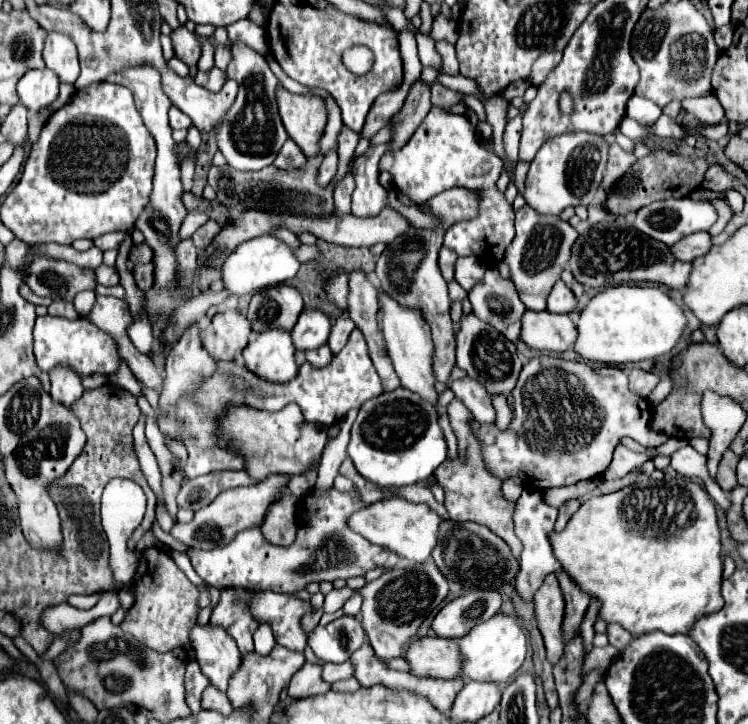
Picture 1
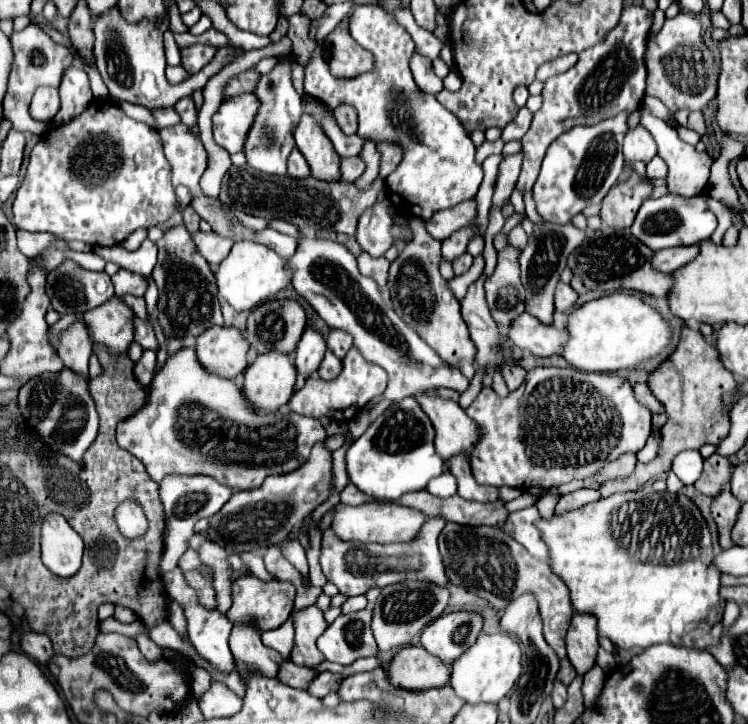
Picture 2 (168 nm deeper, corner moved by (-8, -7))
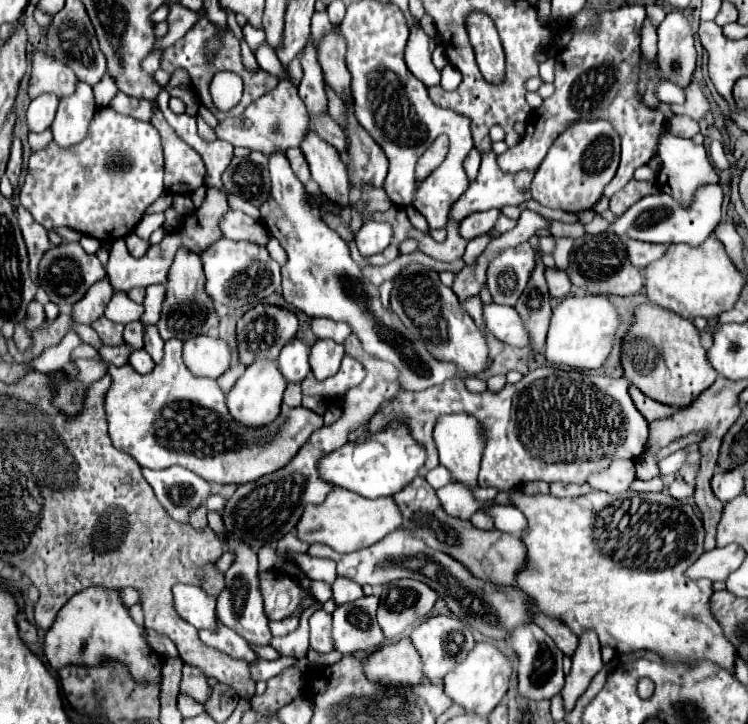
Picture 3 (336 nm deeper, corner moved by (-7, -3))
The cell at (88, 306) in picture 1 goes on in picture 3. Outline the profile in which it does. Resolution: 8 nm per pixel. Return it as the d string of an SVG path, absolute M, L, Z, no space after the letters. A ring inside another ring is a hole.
M114 293L114 297L110 299L110 303L106 305L106 311L104 315L114 321L114 323L132 323L132 321L138 321L140 315L142 315L142 305L134 303L128 295L124 293Z

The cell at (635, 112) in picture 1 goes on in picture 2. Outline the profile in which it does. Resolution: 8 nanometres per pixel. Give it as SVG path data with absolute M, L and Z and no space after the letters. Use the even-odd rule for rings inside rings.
M641 107L641 121L639 121L655 139L659 151L657 155L667 163L669 167L669 175L667 175L667 189L671 193L679 193L679 195L685 195L685 197L695 197L697 193L701 193L705 187L707 187L707 181L709 181L709 169L711 169L711 163L713 159L707 155L707 153L699 153L693 145L687 145L685 141L679 139L677 131L673 127L669 127L663 119L655 117L647 107Z

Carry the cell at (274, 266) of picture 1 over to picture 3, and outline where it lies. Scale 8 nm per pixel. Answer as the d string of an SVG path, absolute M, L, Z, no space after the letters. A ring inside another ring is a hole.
M218 239L210 243L200 253L204 275L206 275L206 293L214 303L222 303L232 309L252 307L252 301L262 301L272 293L280 291L280 265L268 255L266 247L248 243L248 241L232 241Z

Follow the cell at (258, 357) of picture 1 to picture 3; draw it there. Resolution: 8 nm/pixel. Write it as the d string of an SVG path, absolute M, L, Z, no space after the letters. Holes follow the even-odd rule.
M256 361L250 367L246 367L244 375L236 381L236 385L230 389L230 393L226 395L226 405L230 415L244 427L264 427L270 425L278 413L280 413L280 401L282 401L282 393L286 389L286 381L280 375L278 367L274 361Z

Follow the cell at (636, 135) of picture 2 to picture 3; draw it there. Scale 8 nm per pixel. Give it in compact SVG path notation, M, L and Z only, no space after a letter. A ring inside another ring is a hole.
M642 5L620 7L598 15L594 29L584 29L573 35L562 53L556 57L556 91L550 99L544 99L542 107L534 109L530 121L526 121L524 137L506 153L496 157L496 163L506 173L520 169L536 169L554 139L576 121L606 119L618 131L621 153L616 179L608 183L604 195L610 199L620 191L640 165L646 165L658 151L658 141L664 133L664 115L658 109L648 107L638 93L640 81L640 31L646 19ZM620 37L620 43L616 39Z

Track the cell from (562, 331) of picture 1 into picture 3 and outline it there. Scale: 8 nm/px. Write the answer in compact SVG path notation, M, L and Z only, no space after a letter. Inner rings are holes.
M482 303L482 315L486 329L496 339L514 347L528 347L528 333L520 325L520 315L516 315L514 307Z

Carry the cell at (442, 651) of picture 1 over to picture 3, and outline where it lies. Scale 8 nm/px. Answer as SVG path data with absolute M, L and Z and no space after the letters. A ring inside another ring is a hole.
M408 637L382 645L368 655L364 663L364 675L372 683L392 687L418 685L424 679L420 673L420 655L416 655L416 649Z

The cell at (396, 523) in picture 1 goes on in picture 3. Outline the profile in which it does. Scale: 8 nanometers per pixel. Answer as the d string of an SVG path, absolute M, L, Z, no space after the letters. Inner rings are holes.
M334 487L328 497L320 505L308 505L296 523L296 535L300 541L306 543L324 543L340 553L358 551L364 547L370 547L372 543L378 543L388 533L396 531L402 523L400 509L396 507L394 499L380 497L380 499L364 499L360 495L354 495L348 489Z

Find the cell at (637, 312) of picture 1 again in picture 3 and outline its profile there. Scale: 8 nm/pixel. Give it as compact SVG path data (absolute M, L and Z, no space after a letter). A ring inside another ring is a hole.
M568 295L552 311L550 331L546 337L546 361L552 365L568 365L574 369L598 369L610 349L616 333L618 315L608 297L602 295Z

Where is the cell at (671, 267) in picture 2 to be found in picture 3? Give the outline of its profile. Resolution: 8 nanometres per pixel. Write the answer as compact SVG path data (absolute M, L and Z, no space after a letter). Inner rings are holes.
M628 239L626 241L626 253L628 253L628 259L634 267L642 269L646 267L648 263L660 259L660 255L664 255L666 247L664 245L656 245L656 243L644 243L644 241L634 241L634 239Z

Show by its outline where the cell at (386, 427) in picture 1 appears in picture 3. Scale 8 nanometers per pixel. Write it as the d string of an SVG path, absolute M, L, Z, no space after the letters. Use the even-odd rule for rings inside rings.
M398 421L388 425L388 429L384 431L370 435L364 443L348 441L344 447L326 453L318 461L318 473L330 485L344 487L368 499L376 499L390 497L396 491L404 489L416 477L418 469L424 465L424 459L424 447L420 447L420 443L412 439L408 425Z

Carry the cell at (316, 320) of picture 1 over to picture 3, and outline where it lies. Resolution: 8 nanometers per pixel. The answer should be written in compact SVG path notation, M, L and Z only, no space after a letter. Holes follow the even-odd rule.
M298 339L284 345L284 349L278 357L278 371L282 373L282 377L288 383L302 383L304 381L304 377L310 371L308 355L310 355L310 347Z

